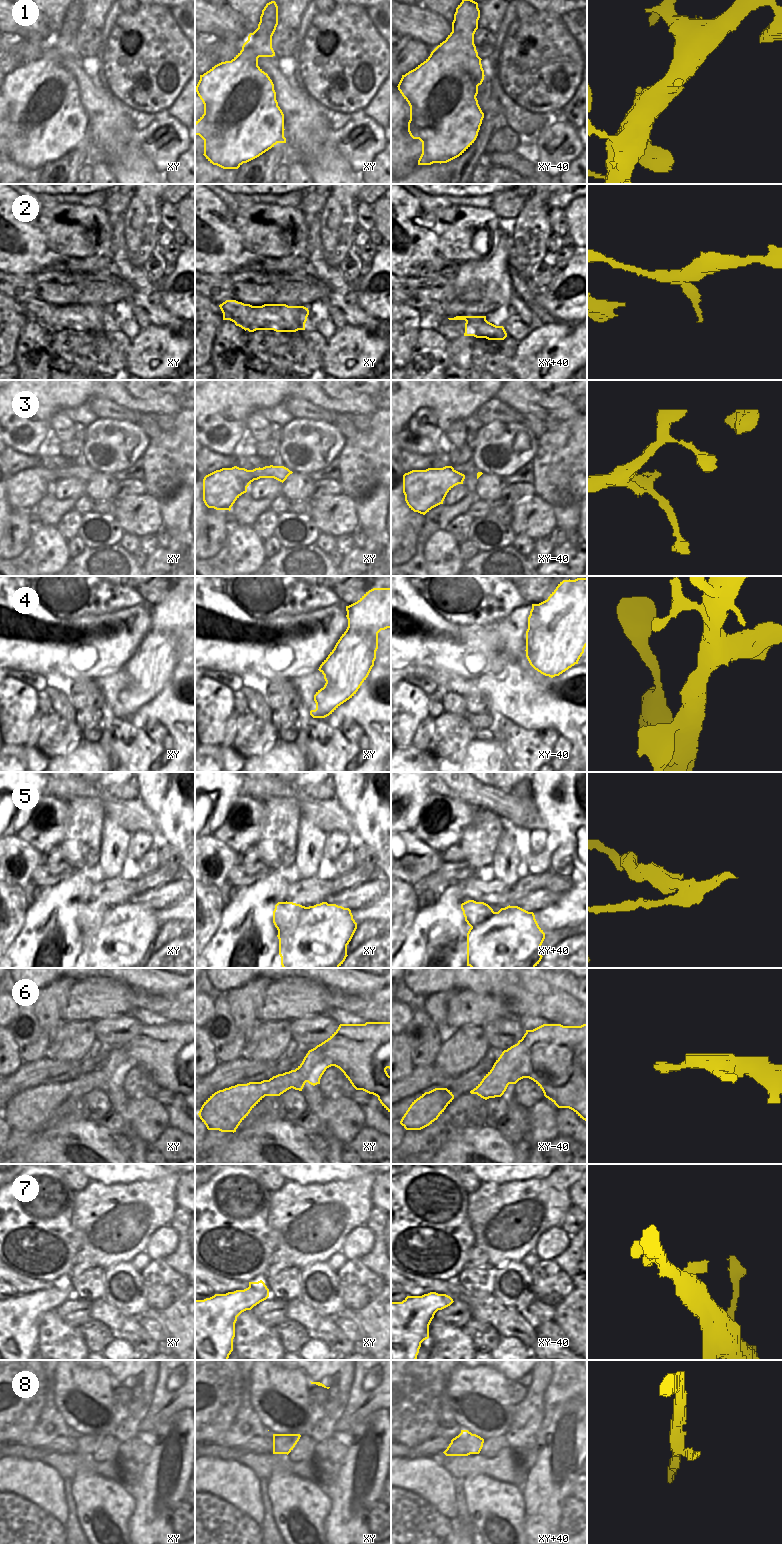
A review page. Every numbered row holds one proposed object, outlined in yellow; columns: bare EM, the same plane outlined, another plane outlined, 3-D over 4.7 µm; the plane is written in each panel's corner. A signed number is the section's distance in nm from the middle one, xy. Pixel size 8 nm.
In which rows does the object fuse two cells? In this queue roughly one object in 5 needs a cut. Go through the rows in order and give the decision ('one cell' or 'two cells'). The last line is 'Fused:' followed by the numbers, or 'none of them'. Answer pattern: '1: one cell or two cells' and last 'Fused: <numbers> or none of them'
1: one cell
2: one cell
3: one cell
4: one cell
5: two cells
6: one cell
7: one cell
8: one cell
Fused: 5

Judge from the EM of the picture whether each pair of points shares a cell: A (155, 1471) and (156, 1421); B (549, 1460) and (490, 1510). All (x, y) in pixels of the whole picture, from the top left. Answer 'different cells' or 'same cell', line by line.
A: different cells
B: different cells

